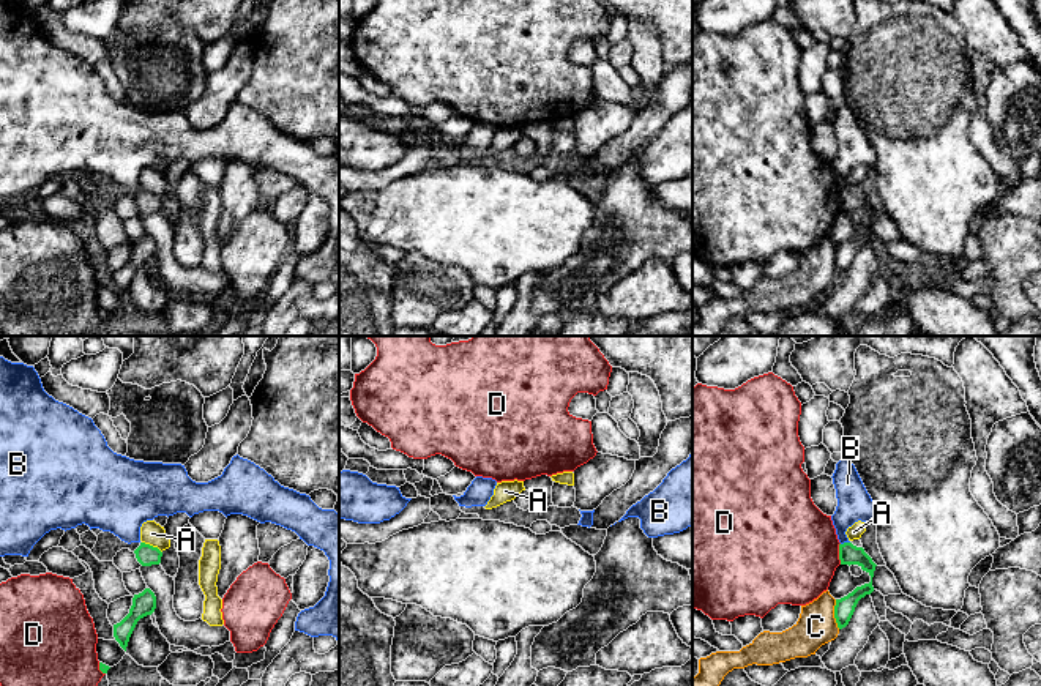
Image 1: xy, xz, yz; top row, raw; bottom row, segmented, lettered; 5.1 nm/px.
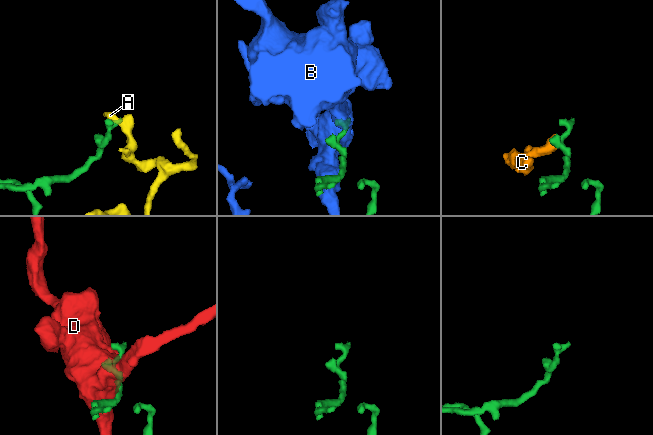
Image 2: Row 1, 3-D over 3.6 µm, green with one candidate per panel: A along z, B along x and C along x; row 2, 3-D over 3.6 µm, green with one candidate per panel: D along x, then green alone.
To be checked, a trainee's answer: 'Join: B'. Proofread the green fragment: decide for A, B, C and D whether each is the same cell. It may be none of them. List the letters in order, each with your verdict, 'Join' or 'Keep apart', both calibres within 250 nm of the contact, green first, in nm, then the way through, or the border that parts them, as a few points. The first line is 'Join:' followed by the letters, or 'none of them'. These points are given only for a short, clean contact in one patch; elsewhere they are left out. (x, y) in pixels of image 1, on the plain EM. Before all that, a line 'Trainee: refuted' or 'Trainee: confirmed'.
Trainee: refuted
Join: none of them
A: Keep apart. Thickness 110 nm (green) against 120 nm. Boundary: xy (142, 188), (161, 199)
B: Keep apart. Thickness 110 nm (green) against 180 nm. Boundary: yz (849, 188), (841, 191)
C: Keep apart. Thickness 100 nm (green) against 200 nm. Boundary: yz (835, 246), (835, 268), (839, 275)
D: Keep apart. Thickness 110 nm (green) against 500 nm

